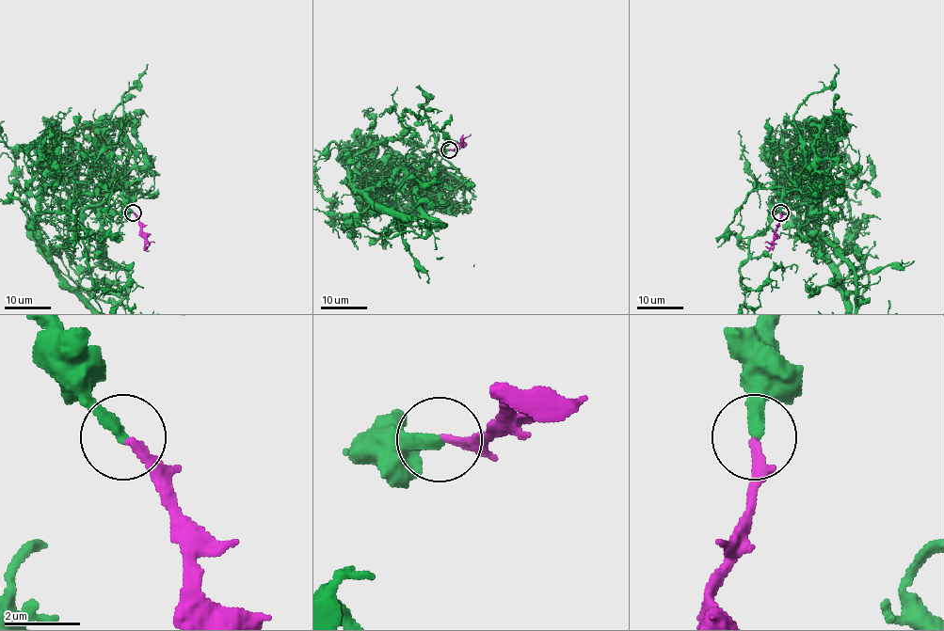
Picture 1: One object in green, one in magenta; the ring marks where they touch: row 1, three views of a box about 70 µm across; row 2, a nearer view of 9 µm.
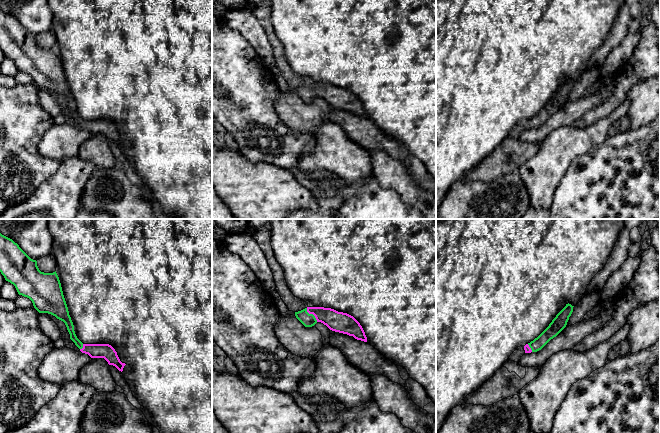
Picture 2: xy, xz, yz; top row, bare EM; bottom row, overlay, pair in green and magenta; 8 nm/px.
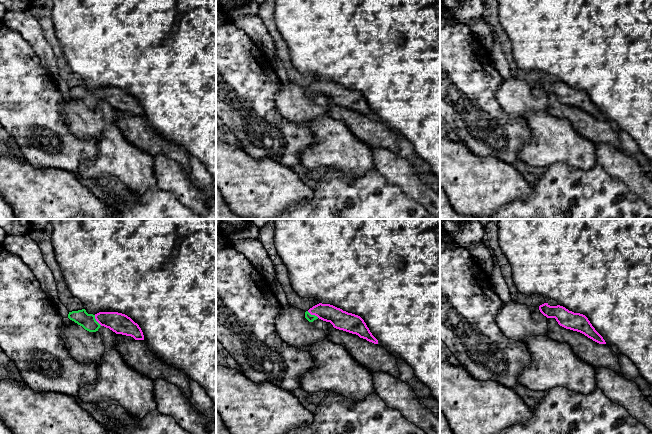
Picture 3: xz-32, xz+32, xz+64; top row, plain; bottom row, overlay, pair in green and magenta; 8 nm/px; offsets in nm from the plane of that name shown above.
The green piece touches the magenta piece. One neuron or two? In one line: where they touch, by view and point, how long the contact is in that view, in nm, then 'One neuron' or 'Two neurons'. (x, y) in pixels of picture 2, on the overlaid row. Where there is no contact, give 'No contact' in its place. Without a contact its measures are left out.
Touches green at xz (312, 314). Shared border 140 nm. One neuron

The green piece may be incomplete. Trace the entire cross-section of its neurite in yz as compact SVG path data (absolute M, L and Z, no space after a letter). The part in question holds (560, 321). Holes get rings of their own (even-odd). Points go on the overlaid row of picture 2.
M569 303L566 304L549 326L537 338L524 346L525 353L541 350L551 339L556 337L566 327L569 317L573 312L573 307Z

